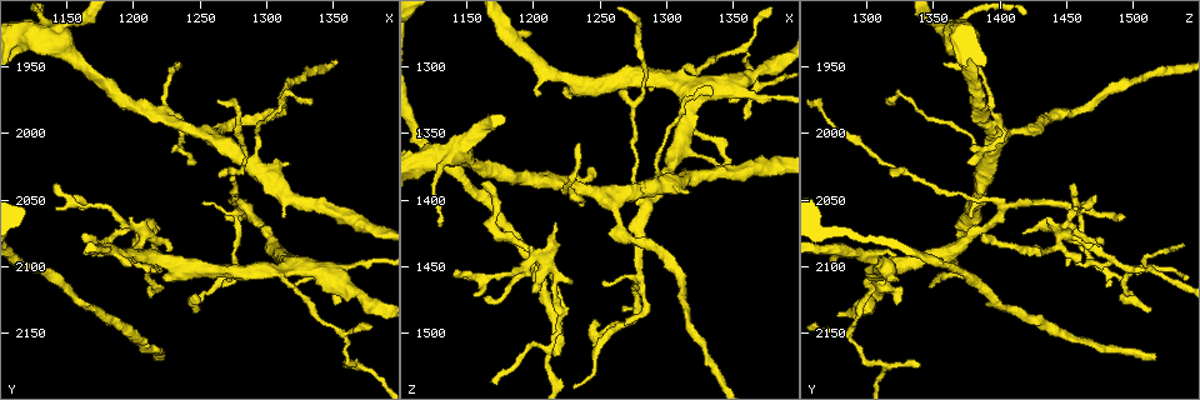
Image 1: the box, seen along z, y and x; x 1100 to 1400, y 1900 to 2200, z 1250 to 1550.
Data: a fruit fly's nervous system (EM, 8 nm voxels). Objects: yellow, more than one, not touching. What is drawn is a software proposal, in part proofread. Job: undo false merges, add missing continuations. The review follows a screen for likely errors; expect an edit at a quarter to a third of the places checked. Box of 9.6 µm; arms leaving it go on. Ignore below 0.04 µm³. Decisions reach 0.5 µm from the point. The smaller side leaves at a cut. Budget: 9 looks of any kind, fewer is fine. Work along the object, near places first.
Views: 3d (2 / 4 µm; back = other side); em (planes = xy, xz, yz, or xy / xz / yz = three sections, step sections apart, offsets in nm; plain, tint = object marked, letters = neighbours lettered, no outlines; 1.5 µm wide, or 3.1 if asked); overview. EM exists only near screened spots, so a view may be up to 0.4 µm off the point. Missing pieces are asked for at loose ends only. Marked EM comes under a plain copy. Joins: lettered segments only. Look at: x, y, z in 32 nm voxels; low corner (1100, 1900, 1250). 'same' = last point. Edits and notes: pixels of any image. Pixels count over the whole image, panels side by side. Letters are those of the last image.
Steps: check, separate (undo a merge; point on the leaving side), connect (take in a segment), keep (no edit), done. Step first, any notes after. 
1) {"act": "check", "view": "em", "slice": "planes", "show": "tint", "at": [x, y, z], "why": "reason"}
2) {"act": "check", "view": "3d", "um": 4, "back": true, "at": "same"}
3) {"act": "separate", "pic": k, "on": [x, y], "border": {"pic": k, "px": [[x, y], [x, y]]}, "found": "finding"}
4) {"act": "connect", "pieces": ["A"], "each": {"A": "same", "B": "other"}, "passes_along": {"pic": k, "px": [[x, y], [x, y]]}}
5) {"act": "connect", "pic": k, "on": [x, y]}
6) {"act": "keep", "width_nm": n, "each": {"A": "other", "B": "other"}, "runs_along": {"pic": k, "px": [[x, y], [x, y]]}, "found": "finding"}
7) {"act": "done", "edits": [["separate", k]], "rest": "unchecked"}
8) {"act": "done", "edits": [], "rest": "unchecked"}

{"act": "check", "view": "em", "slice": "planes", "show": "letters", "at": [1216, 2170, 1516], "why": "end of a long branch"}

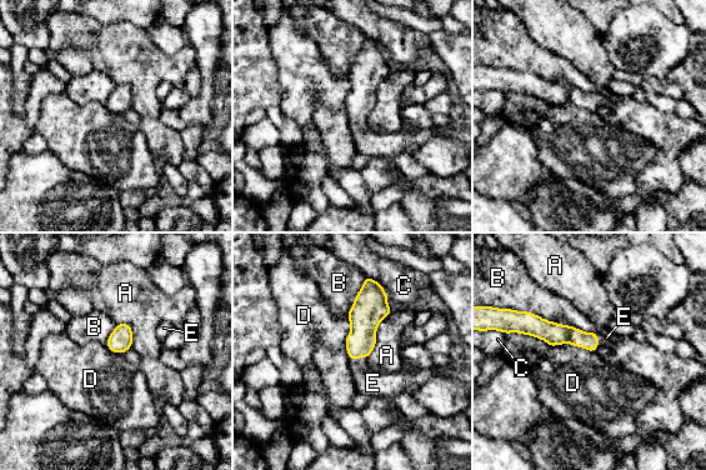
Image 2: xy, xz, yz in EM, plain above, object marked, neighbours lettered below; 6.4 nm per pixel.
{"act": "connect", "pieces": ["E"], "each": {"A": "other", "B": "other", "C": "other", "D": "other", "E": "same"}, "found": "the neuron continues"}

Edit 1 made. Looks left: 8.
{"act": "check", "view": "overview", "why": "redraw"}

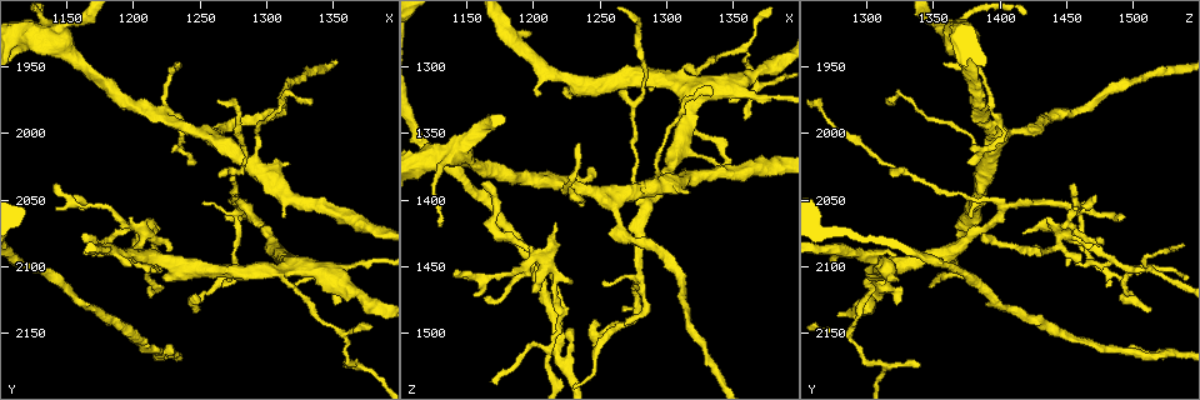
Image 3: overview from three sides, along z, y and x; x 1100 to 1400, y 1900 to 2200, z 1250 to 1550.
{"act": "check", "view": "3d", "um": 4, "at": [1162, 2078, 1388], "why": "an open end"}

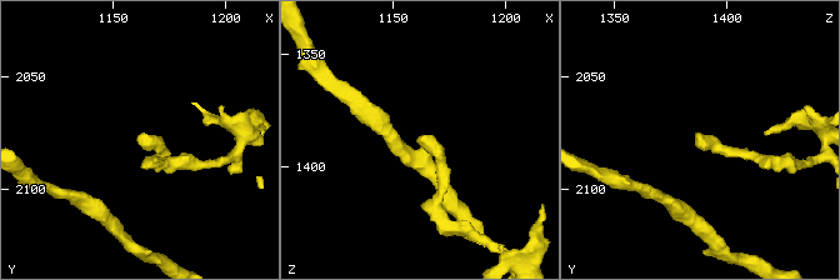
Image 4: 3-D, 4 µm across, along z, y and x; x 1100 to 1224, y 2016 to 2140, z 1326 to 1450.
{"act": "check", "view": "em", "slice": "yz", "step": 8, "show": "tint", "at": [1162, 2077, 1388]}

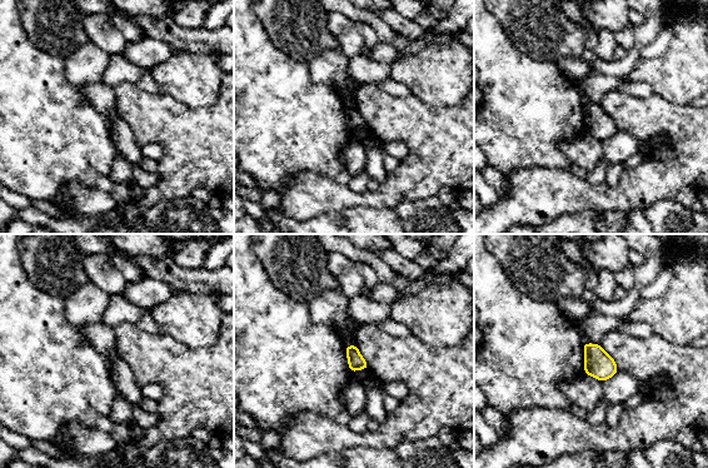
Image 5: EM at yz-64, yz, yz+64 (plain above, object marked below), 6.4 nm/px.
{"act": "check", "view": "em", "slice": "yz", "step": 8, "show": "letters", "at": "same", "why": "see the neighbours"}

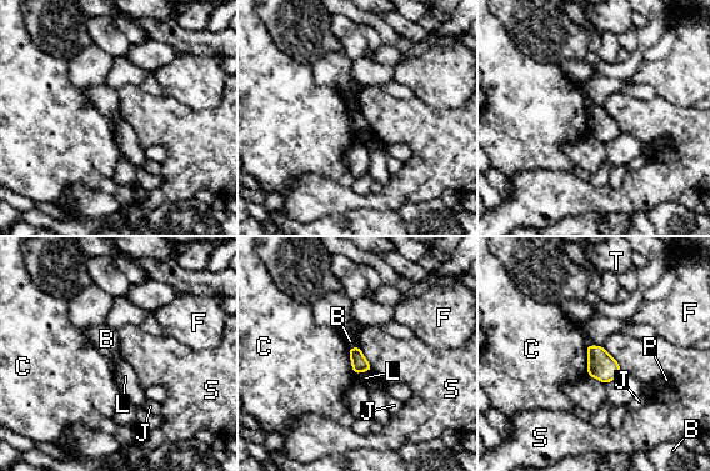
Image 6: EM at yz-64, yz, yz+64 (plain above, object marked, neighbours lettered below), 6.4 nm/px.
{"act": "keep", "each": {"B": "other", "C": "other", "F": "other", "J": "other", "L": "other", "P": "other", "S": "other", "T": "other"}, "border": {"pic": 6, "px": [[603, 346], [616, 361], [621, 372]]}, "found": "no lettered segment goes on from it"}

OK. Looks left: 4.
{"act": "check", "view": "em", "slice": "xz", "step": 4, "show": "letters", "at": [1216, 2078, 1418], "why": "branch stops here"}

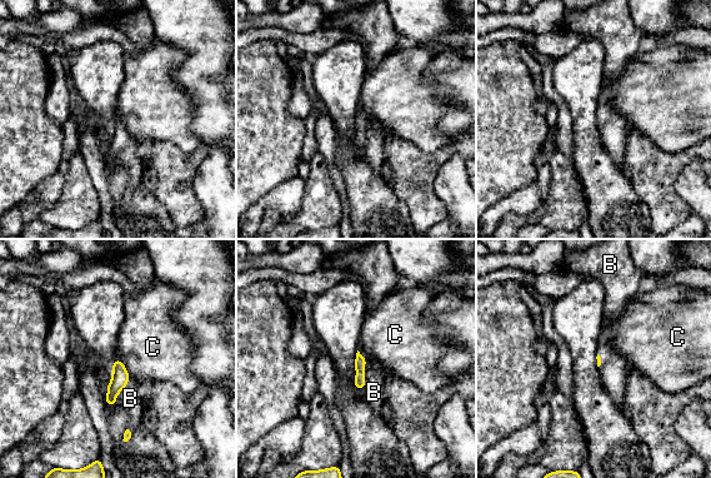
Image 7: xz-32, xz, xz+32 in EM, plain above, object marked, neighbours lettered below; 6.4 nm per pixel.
{"act": "check", "view": "em", "slice": "yz", "step": 8, "show": "letters", "at": "same", "why": "cut it another way"}

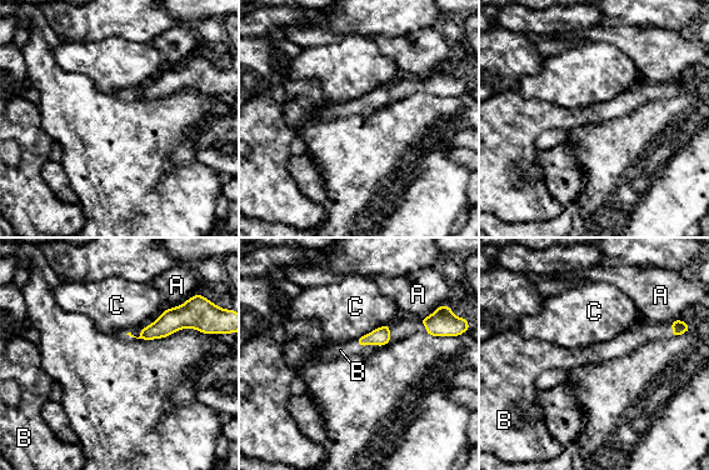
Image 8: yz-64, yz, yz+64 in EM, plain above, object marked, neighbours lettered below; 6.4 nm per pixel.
{"act": "connect", "pieces": ["B"], "each": {"A": "other", "B": "same", "C": "other"}, "found": "the neuron continues"}

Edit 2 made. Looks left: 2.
{"act": "done", "edits": [["connect", 2], ["connect", 8]], "rest": "unchecked"}

